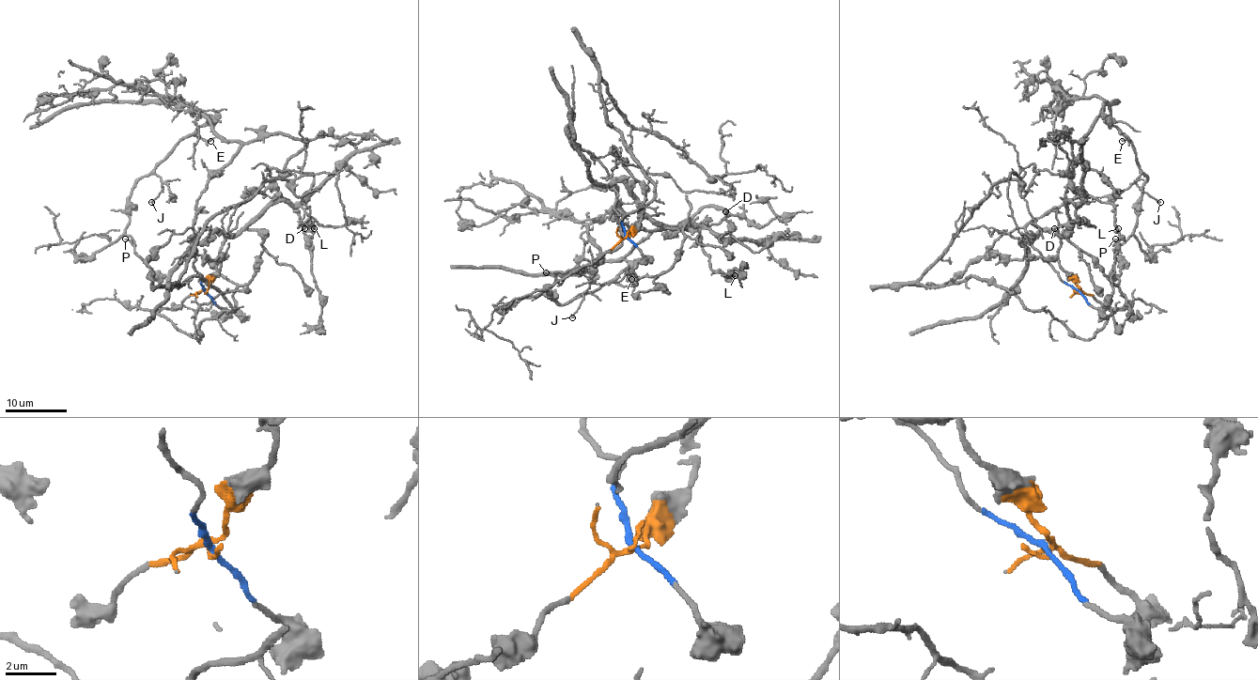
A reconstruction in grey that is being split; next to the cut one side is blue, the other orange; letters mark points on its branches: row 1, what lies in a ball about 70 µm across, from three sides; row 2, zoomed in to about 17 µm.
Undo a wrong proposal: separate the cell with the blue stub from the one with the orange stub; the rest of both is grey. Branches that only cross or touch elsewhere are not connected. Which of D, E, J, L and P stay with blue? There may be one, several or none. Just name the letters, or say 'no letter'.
E, J, P

